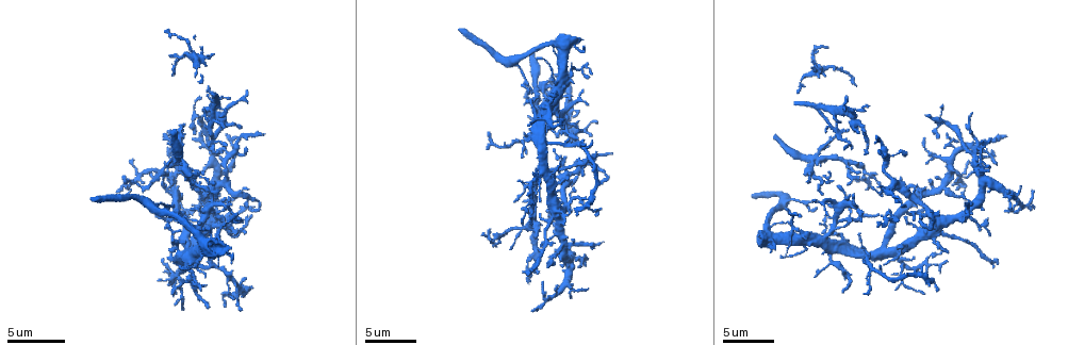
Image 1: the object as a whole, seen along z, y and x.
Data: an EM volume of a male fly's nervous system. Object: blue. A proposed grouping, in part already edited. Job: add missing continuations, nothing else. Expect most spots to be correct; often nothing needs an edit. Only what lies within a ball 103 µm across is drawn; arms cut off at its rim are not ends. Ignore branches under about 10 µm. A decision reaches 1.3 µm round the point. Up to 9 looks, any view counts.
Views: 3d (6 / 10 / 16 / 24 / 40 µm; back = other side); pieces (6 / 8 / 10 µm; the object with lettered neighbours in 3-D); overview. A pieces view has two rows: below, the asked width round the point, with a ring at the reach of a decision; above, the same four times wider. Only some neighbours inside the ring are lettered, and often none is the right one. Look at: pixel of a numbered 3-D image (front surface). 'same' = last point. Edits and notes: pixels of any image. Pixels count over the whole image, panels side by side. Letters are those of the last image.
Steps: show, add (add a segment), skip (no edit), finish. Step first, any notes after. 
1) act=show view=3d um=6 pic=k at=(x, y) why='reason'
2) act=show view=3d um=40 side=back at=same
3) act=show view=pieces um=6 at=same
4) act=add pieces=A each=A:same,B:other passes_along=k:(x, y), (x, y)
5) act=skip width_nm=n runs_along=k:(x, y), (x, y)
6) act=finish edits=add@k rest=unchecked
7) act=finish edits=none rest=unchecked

act=show view=3d um=10 pic=1 at=(1004, 137) why='end of a long branch'

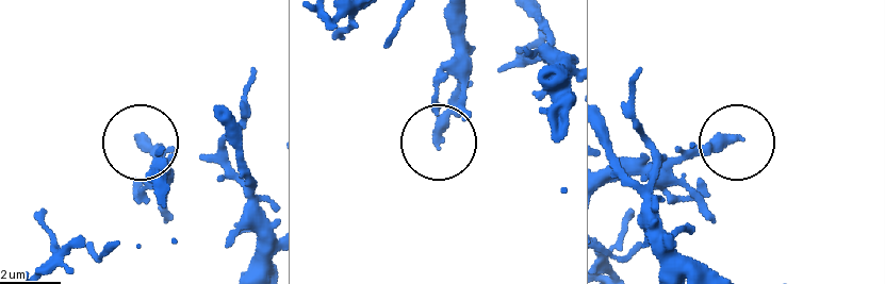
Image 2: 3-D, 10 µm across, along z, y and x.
act=show view=pieces um=6 pic=2 at=(439, 140) why='see the neighbours'

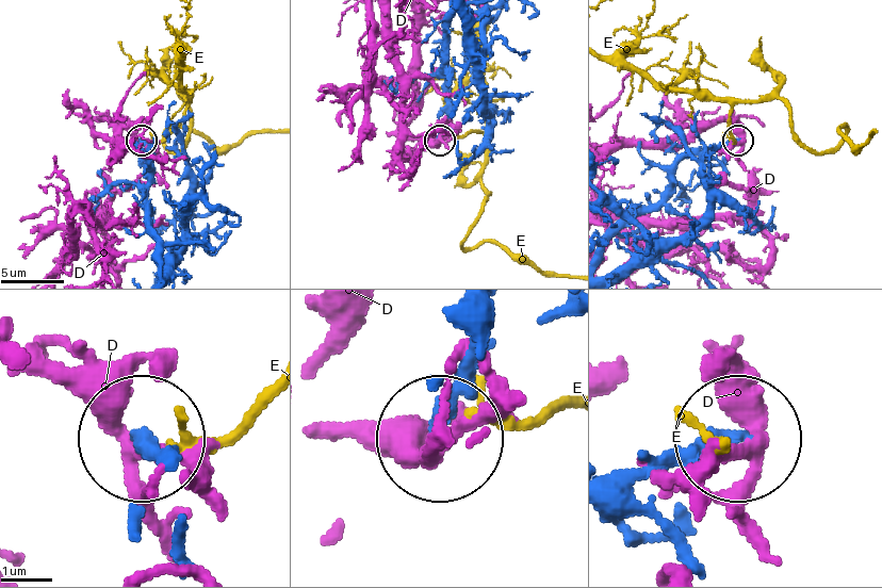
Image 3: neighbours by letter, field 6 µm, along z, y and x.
act=skip width_nm=310 each=D:other,E:other found='no lettered segment goes on from it'

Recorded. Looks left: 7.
act=show view=pieces um=10 pic=1 at=(561, 221) why='branch stops here'

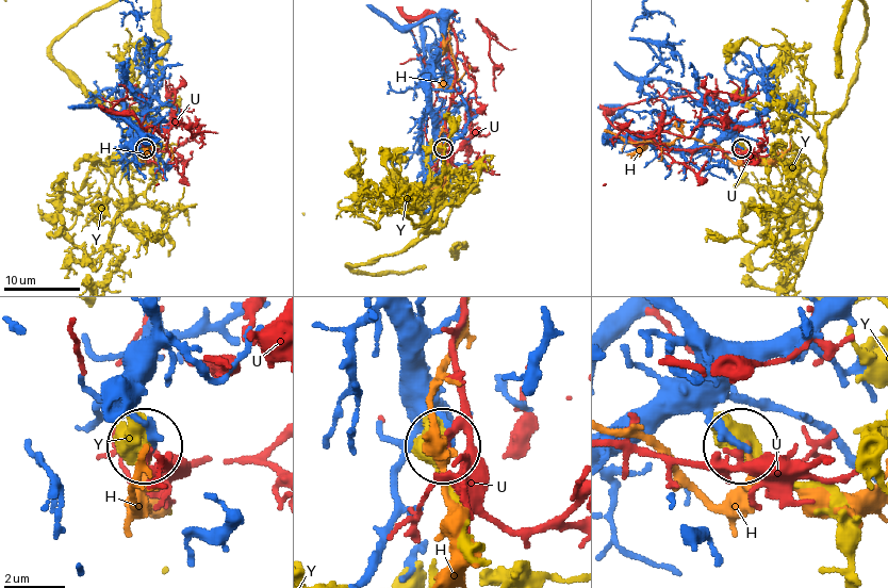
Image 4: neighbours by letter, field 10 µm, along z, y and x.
act=skip width_nm=240 each=H:other,U:other,Y:other found='none of them fits'

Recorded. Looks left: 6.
act=show view=pieces um=8 pic=1 at=(522, 273) why='an open end'

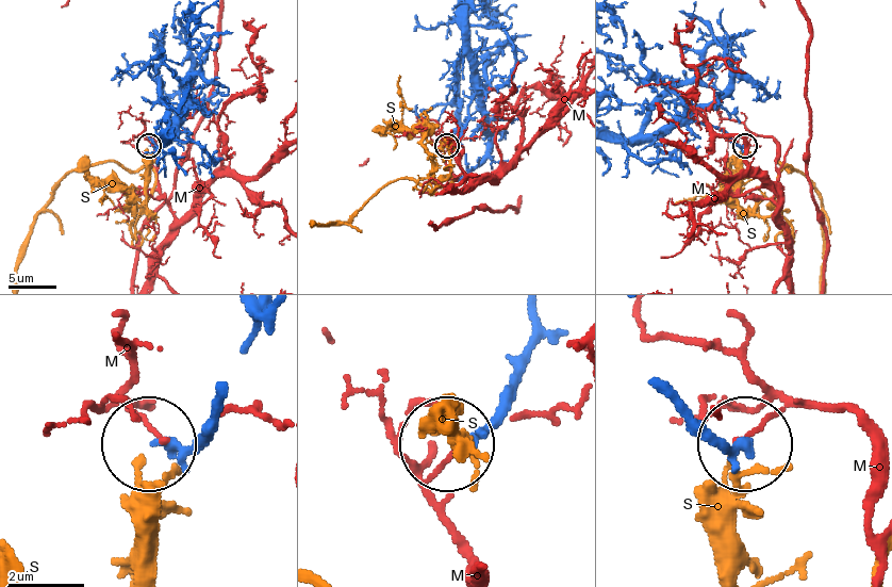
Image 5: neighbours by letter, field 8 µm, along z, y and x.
act=skip each=M:other,S:other found='no lettered segment goes on from it'

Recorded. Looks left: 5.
act=show view=3d um=10 pic=1 at=(987, 141) why='an open end'

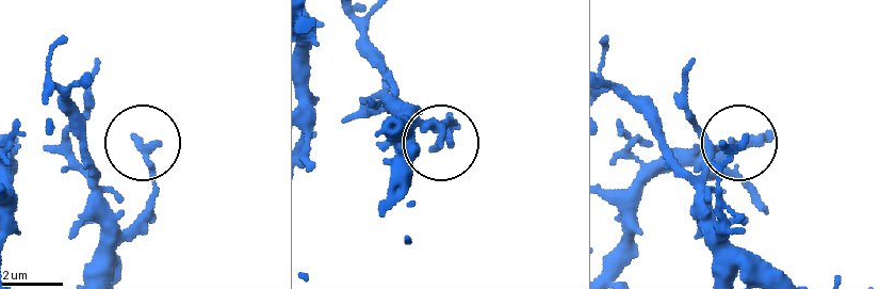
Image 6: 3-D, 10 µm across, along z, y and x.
act=show view=pieces um=6 pic=6 at=(741, 141)

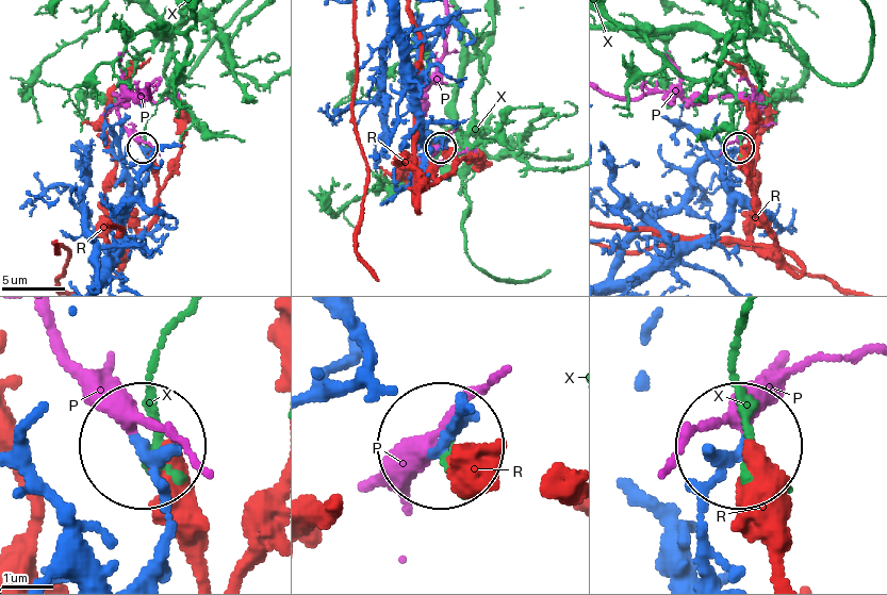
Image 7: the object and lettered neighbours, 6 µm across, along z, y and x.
act=skip each=P:other,R:other,X:other runs_along=7:(703, 577), (703, 500), (737, 453) found='no lettered segment goes on from it'

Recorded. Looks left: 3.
act=finish edits=none rest=unchecked

